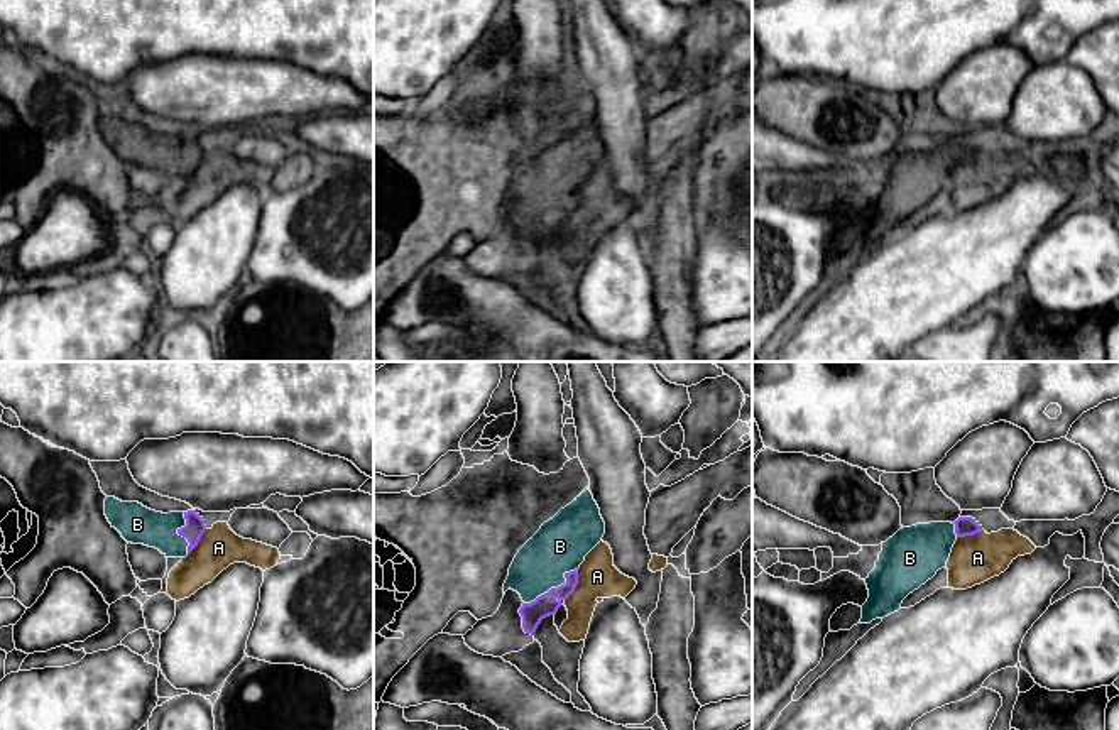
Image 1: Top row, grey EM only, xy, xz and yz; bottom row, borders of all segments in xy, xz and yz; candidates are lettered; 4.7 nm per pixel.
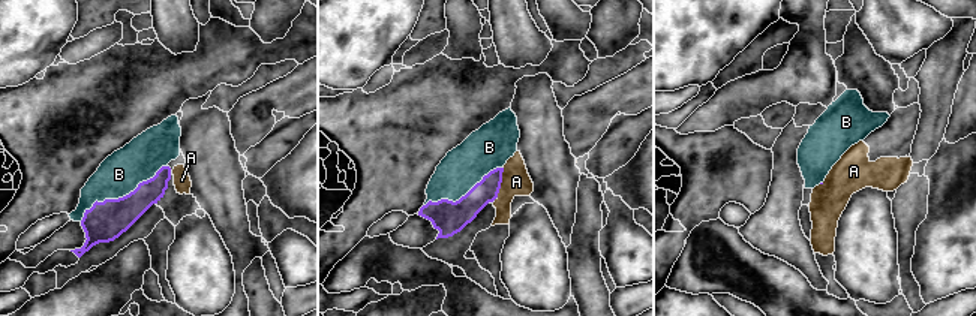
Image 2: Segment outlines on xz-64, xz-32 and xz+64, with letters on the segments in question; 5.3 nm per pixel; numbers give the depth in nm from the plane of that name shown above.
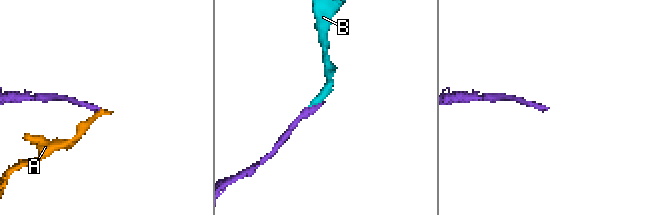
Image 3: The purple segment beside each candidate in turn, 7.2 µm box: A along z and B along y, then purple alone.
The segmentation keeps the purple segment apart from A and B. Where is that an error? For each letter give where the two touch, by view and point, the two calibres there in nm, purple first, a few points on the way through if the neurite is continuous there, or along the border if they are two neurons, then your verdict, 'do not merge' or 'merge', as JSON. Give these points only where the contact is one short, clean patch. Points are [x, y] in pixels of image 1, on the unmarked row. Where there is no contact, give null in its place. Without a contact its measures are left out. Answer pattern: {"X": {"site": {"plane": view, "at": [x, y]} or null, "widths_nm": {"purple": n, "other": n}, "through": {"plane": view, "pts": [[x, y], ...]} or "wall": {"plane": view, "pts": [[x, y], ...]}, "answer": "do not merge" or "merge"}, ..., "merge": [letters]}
{"A": {"site": {"plane": "xz", "at": [577, 205]}, "widths_nm": {"purple": 110, "other": 190}, "wall": {"plane": "xz", "pts": [[578, 191], [578, 205], [565, 222]]}, "answer": "do not merge"}, "B": {"site": {"plane": "xz", "at": [553, 210]}, "widths_nm": {"purple": 110, "other": 260}, "answer": "merge"}, "merge": ["B"]}

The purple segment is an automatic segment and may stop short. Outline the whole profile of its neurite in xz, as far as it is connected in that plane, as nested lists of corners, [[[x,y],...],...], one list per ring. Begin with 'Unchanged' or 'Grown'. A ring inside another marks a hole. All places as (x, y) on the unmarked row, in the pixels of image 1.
Grown. [[[590,112],[576,118],[570,127],[561,130],[553,140],[519,171],[504,204],[504,216],[510,210],[522,220],[519,235],[522,250],[534,257],[543,240],[556,237],[561,223],[566,221],[578,206],[578,189],[585,177],[602,162],[605,144]]]

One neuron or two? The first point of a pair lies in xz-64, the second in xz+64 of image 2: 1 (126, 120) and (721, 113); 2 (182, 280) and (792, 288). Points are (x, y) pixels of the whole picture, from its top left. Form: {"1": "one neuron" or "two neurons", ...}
{"1": "two neurons", "2": "two neurons"}

